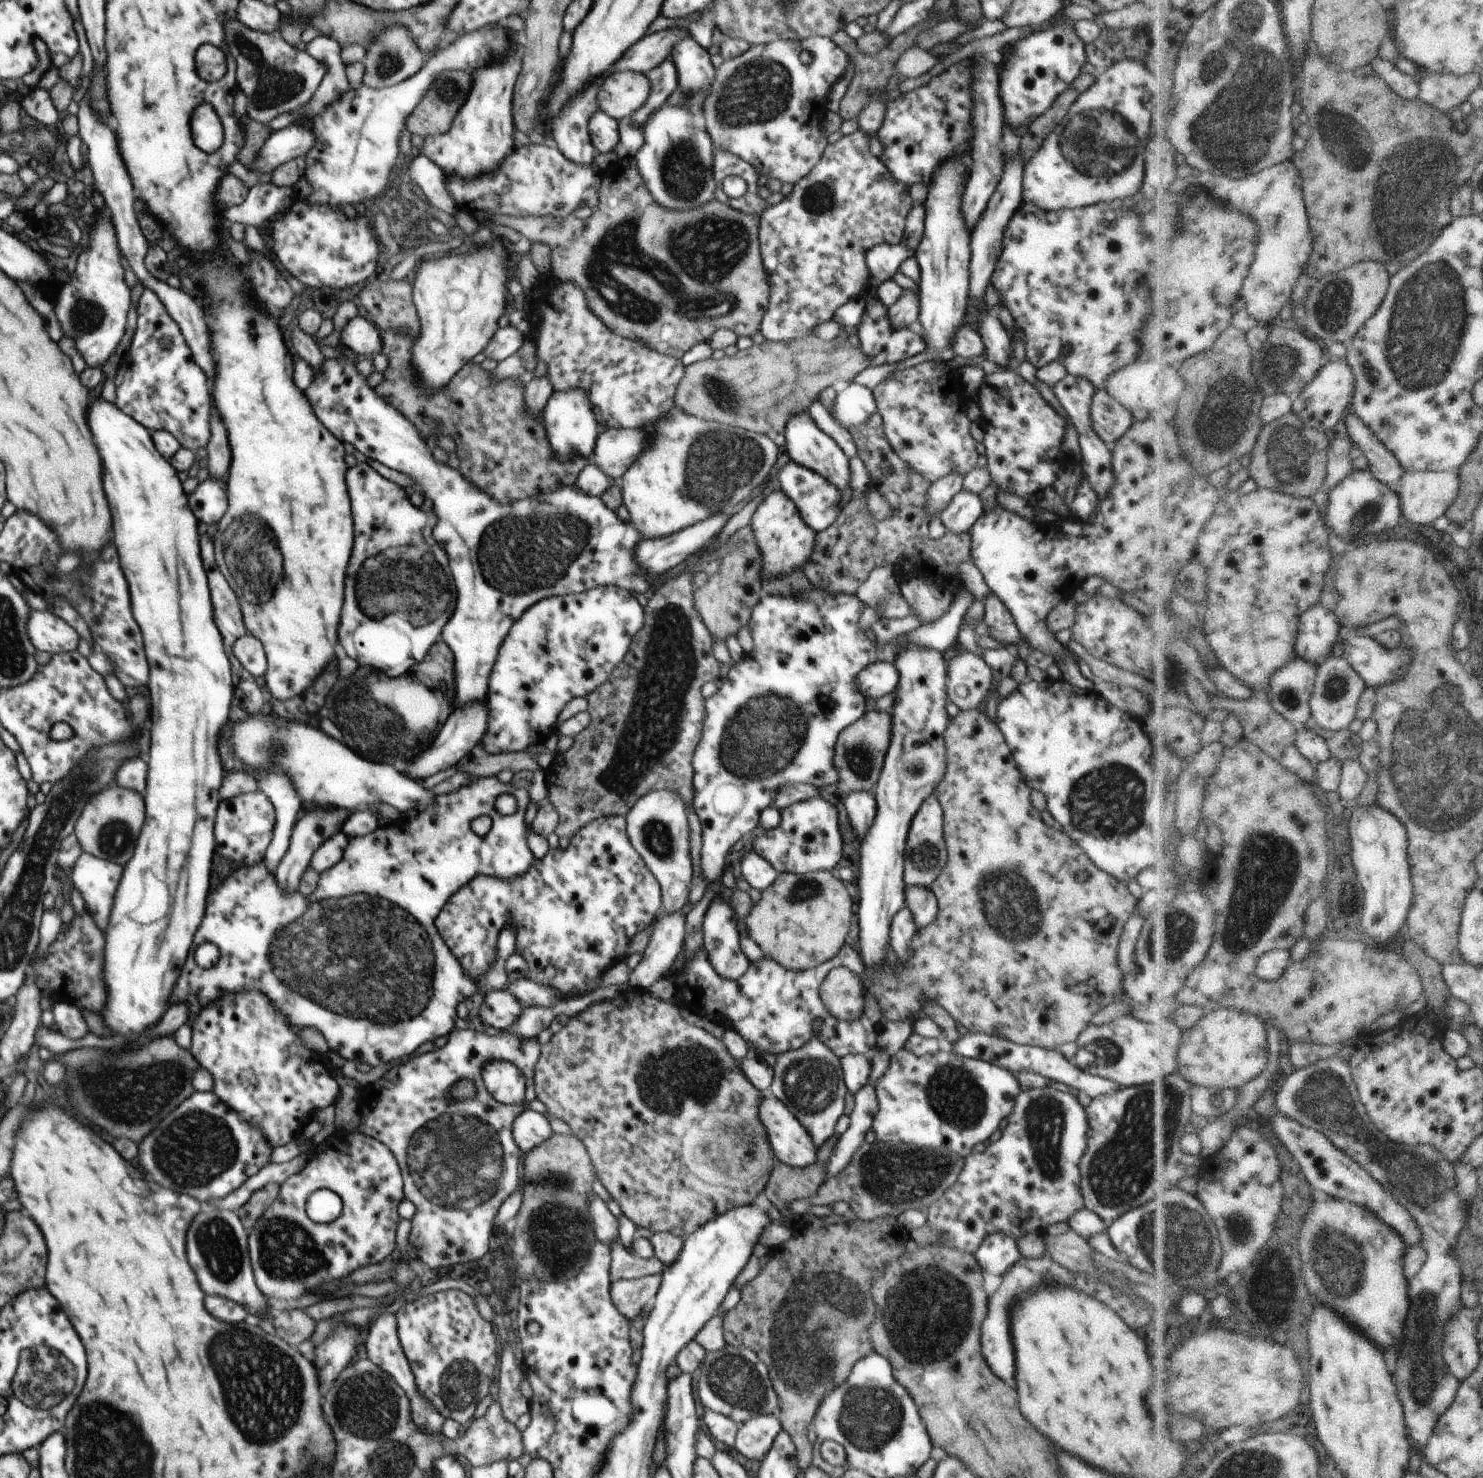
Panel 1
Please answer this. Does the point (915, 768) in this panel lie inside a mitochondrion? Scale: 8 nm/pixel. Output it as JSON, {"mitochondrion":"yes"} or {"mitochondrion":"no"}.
{"mitochondrion":"yes"}

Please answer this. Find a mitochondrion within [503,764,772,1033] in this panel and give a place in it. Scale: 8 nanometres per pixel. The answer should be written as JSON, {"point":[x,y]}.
{"point":[655,836]}

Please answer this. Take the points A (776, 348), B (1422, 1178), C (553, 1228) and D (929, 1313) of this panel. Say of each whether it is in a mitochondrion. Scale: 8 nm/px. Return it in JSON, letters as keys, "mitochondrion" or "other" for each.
{"A":"other","B":"mitochondrion","C":"mitochondrion","D":"mitochondrion"}

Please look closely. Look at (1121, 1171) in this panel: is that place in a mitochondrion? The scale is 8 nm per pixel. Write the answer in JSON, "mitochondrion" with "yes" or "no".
{"mitochondrion":"yes"}

